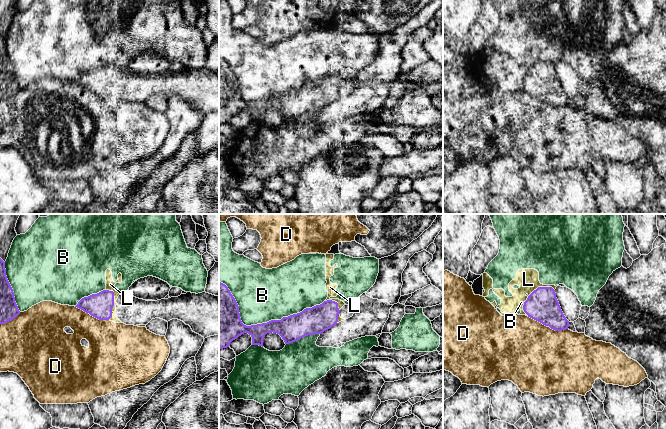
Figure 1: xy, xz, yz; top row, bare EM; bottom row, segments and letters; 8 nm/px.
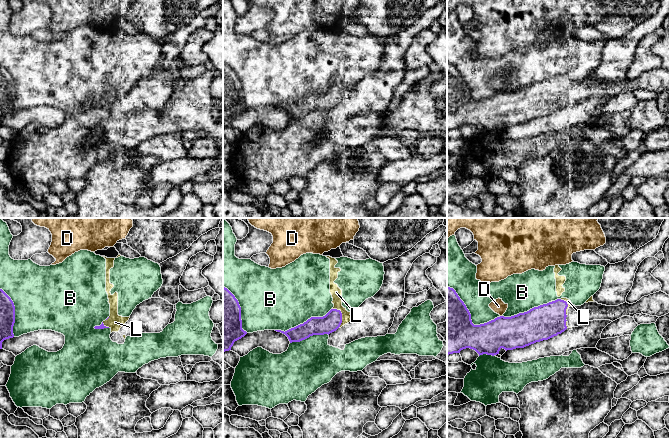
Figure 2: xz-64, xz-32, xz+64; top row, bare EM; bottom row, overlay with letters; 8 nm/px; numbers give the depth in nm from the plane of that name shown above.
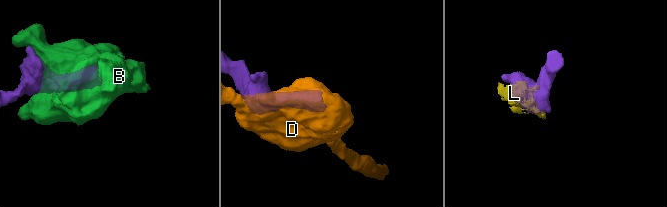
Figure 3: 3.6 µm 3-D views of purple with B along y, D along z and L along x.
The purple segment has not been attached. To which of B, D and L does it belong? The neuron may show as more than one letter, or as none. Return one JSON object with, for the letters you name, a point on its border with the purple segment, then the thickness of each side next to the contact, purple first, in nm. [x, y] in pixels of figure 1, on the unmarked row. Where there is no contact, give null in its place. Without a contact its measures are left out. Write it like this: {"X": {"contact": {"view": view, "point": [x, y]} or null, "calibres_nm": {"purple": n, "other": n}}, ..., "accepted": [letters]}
{"accepted": []}

